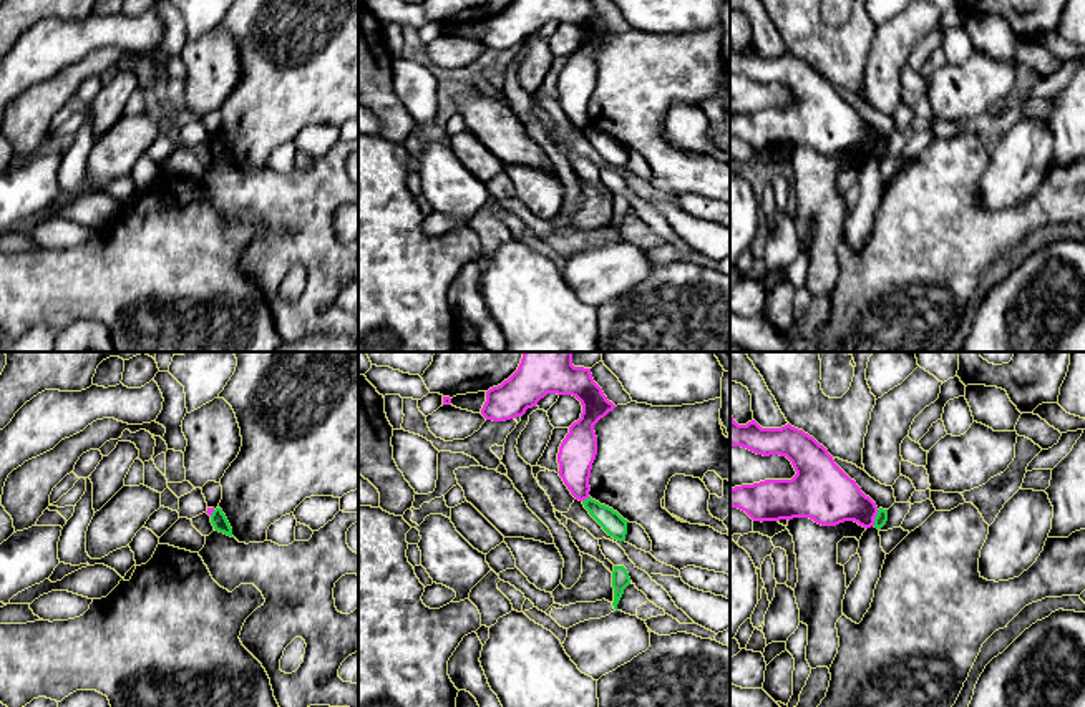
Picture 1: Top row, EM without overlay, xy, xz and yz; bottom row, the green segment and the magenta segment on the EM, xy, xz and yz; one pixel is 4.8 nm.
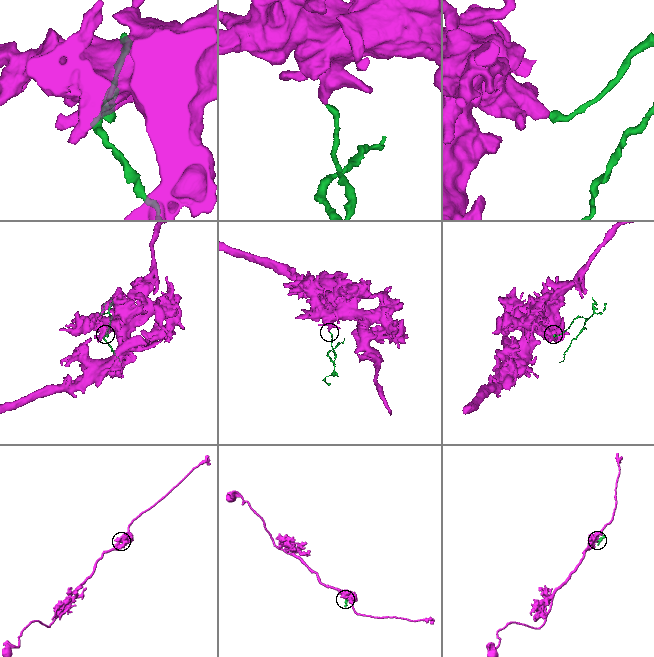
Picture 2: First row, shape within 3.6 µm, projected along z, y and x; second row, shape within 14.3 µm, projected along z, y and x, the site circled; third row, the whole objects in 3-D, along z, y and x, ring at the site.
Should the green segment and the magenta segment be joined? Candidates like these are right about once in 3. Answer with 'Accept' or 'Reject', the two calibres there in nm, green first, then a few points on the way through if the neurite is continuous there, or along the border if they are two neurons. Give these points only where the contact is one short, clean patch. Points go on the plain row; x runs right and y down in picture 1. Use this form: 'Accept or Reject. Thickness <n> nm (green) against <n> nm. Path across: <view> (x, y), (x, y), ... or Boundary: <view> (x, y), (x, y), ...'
Reject. Thickness 60 nm (green) against 280 nm. Boundary: yz (878, 138), (873, 153)

